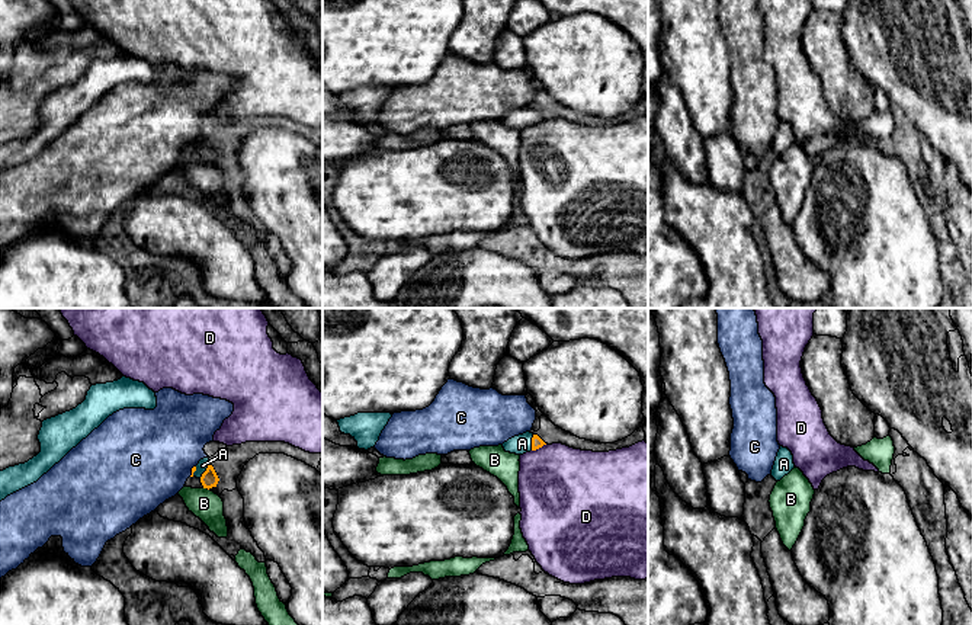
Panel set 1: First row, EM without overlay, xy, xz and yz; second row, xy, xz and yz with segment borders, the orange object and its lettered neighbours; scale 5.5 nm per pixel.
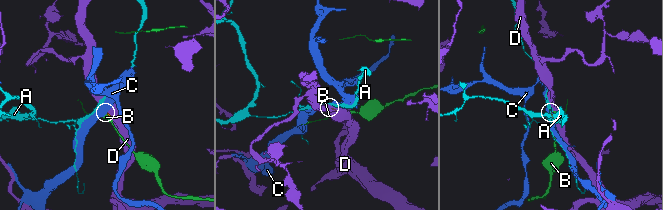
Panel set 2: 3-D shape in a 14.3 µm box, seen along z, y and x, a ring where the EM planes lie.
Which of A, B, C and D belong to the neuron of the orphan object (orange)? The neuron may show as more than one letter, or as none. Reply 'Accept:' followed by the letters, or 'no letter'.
Accept: A

